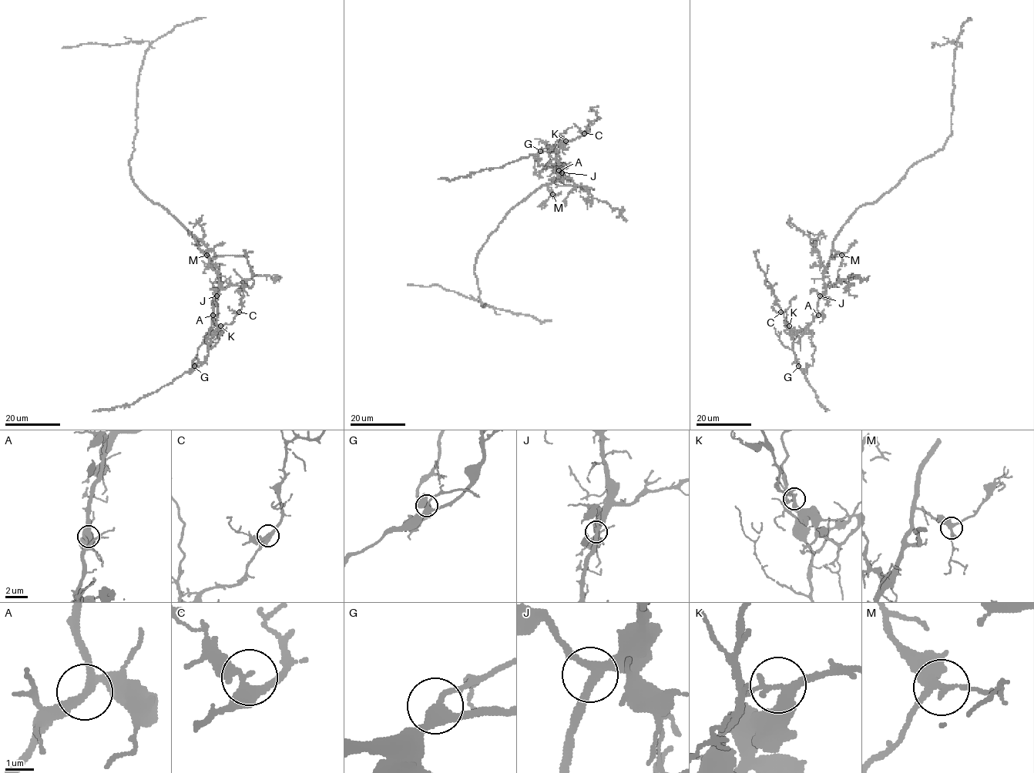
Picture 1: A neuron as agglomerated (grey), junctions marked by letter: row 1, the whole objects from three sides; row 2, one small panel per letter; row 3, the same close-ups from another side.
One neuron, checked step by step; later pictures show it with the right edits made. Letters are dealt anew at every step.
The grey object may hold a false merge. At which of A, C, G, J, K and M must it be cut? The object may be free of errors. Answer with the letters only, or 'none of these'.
K

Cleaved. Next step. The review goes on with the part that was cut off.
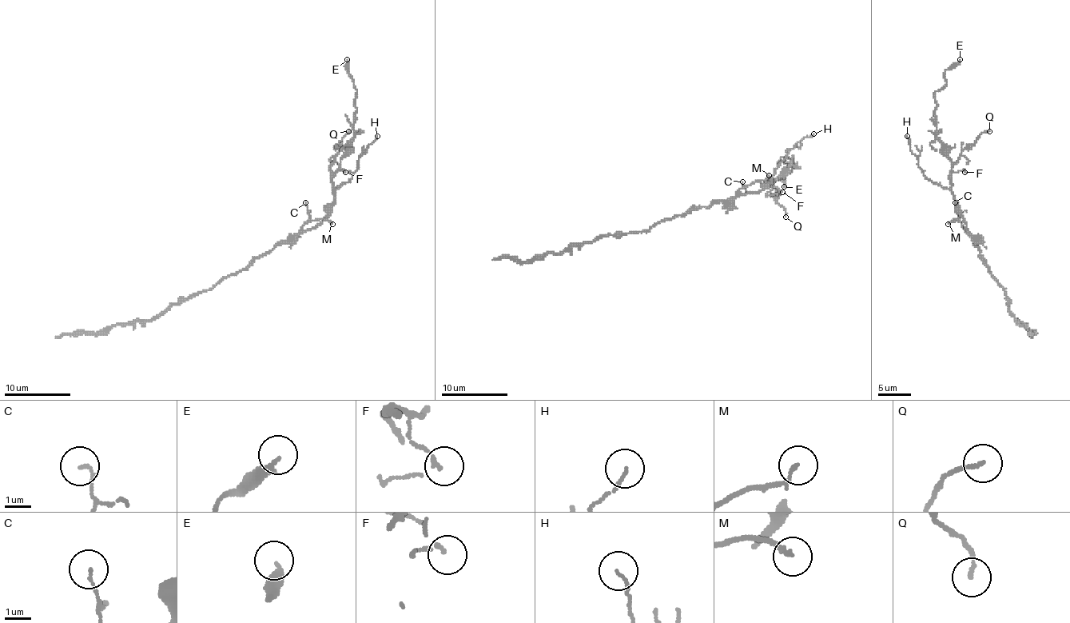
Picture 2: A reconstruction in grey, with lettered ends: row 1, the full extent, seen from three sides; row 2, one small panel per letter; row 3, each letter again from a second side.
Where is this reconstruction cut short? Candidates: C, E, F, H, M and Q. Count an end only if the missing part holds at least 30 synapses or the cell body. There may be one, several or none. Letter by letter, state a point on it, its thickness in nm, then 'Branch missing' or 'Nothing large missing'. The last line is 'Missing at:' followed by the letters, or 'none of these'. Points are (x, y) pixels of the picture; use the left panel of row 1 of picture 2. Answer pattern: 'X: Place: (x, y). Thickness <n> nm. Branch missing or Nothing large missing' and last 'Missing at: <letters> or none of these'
C: Place: (305, 202). Thickness 110 nm. Nothing large missing
E: Place: (347, 59). Thickness 280 nm. Nothing large missing
F: Place: (345, 172). Thickness 140 nm. Nothing large missing
H: Place: (377, 136). Thickness 100 nm. Nothing large missing
M: Place: (332, 224). Thickness 140 nm. Nothing large missing
Q: Place: (348, 131). Thickness 140 nm. Nothing large missing
Missing at: none of these

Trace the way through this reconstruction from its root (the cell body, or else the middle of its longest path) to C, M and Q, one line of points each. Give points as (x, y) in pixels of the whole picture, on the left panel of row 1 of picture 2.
C: (272, 249), (288, 243), (309, 218), (305, 202)
M: (272, 249), (288, 243), (305, 224), (312, 220), (324, 218), (332, 224)
Q: (272, 249), (291, 243), (300, 233), (314, 229), (327, 213), (327, 207), (334, 201), (331, 164), (348, 131)

